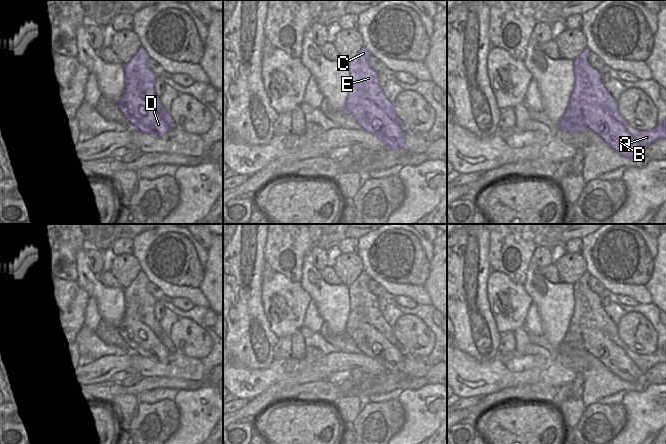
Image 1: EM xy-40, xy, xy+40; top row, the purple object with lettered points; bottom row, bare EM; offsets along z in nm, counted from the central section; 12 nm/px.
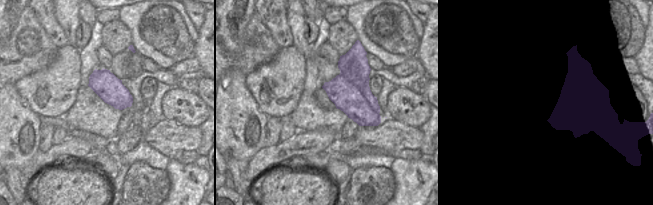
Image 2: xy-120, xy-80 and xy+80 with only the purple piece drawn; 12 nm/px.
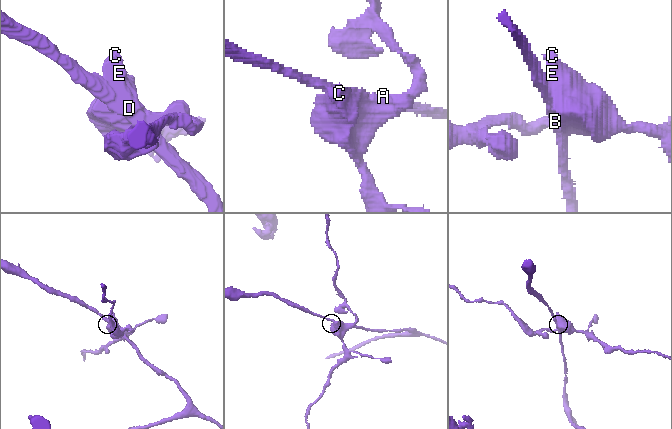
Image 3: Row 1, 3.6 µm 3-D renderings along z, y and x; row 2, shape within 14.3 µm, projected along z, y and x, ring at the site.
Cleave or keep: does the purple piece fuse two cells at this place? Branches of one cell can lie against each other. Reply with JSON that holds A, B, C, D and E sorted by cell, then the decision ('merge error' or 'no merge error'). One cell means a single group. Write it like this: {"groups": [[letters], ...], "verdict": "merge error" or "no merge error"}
{"groups": [["A", "C", "E"], ["B", "D"]], "verdict": "merge error"}

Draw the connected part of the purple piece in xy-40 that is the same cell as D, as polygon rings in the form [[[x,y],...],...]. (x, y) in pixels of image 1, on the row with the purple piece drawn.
[[[124,94],[117,106],[132,129],[161,138],[171,128],[155,108],[141,97],[129,98]]]

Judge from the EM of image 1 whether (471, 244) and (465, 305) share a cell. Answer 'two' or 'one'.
one

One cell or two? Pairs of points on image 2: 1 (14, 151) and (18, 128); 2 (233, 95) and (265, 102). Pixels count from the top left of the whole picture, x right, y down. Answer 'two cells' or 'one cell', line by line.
1: one cell
2: two cells

